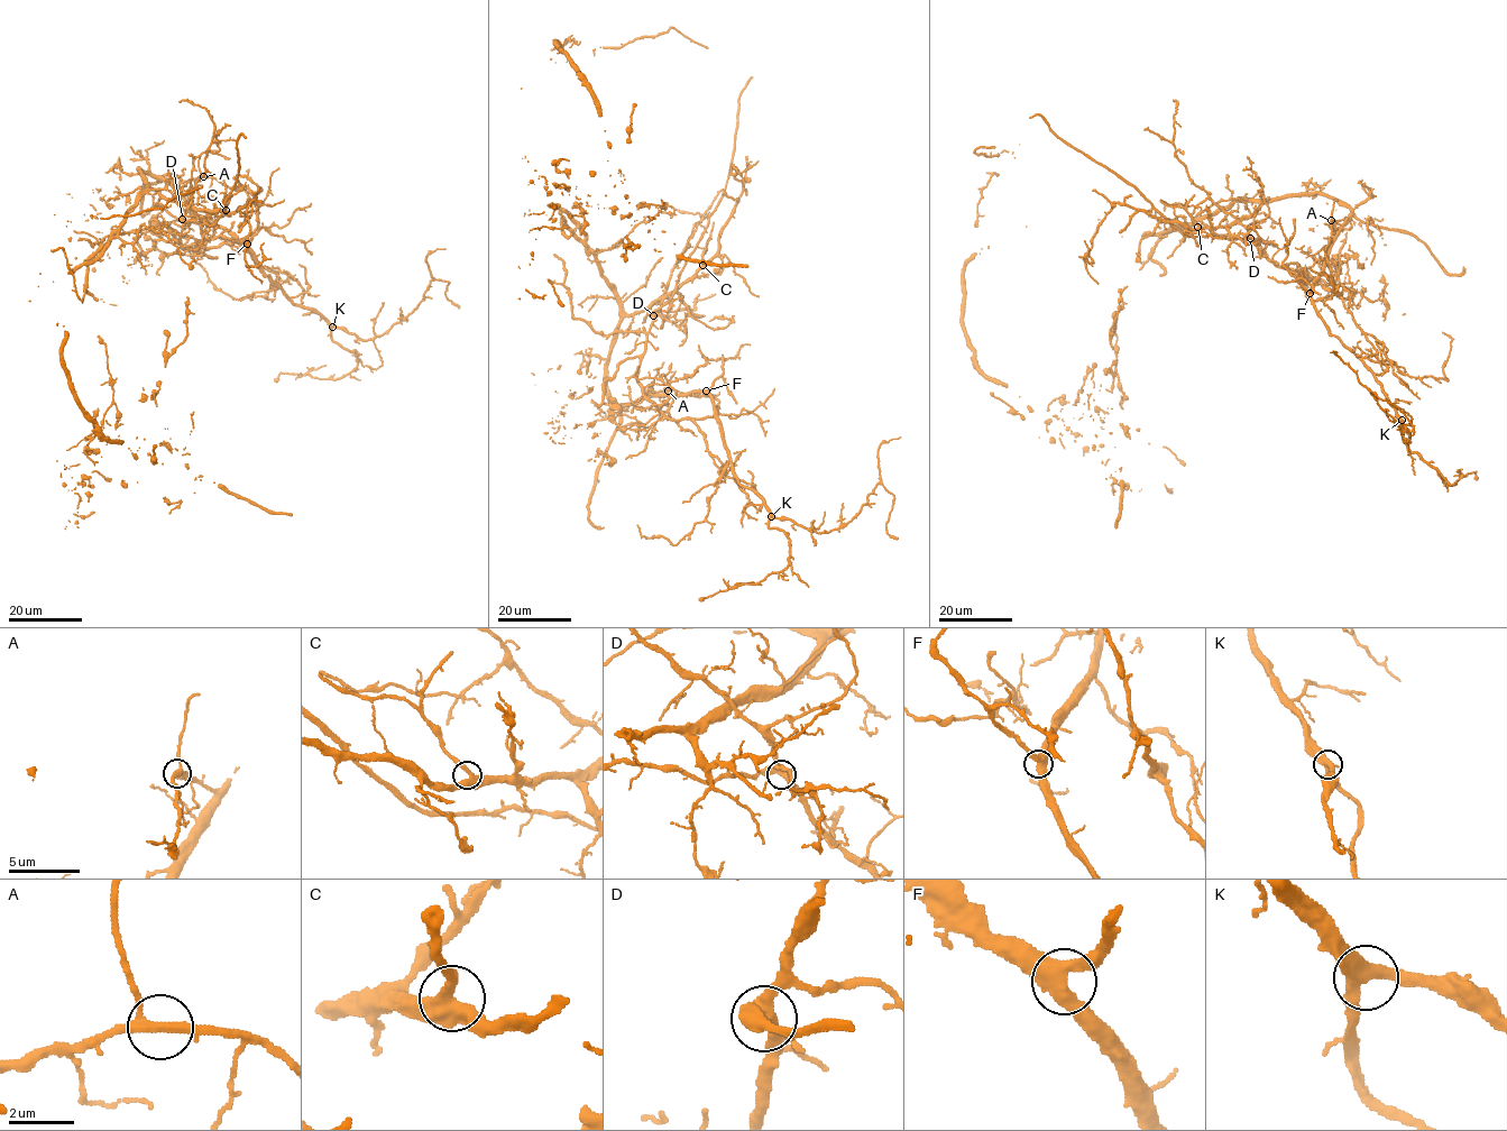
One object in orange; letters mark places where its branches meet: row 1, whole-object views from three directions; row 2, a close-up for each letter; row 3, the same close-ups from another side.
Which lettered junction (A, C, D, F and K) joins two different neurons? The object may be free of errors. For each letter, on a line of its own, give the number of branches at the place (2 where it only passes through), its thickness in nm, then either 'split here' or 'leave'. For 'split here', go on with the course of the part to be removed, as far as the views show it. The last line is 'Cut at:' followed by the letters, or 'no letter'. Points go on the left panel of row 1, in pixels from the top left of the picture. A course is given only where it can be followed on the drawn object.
A: 3 branches meet; 280 nm thick; split here; foreign part runs (203, 176), (242, 187), (257, 227), (189, 249), (175, 244), (182, 220), (216, 221), (246, 138)
C: 3 branches meet; 380 nm thick; leave
D: 3 branches meet; 380 nm thick; leave
F: 3 branches meet; 480 nm thick; leave
K: 3 branches meet; 400 nm thick; leave
Cut at: A

